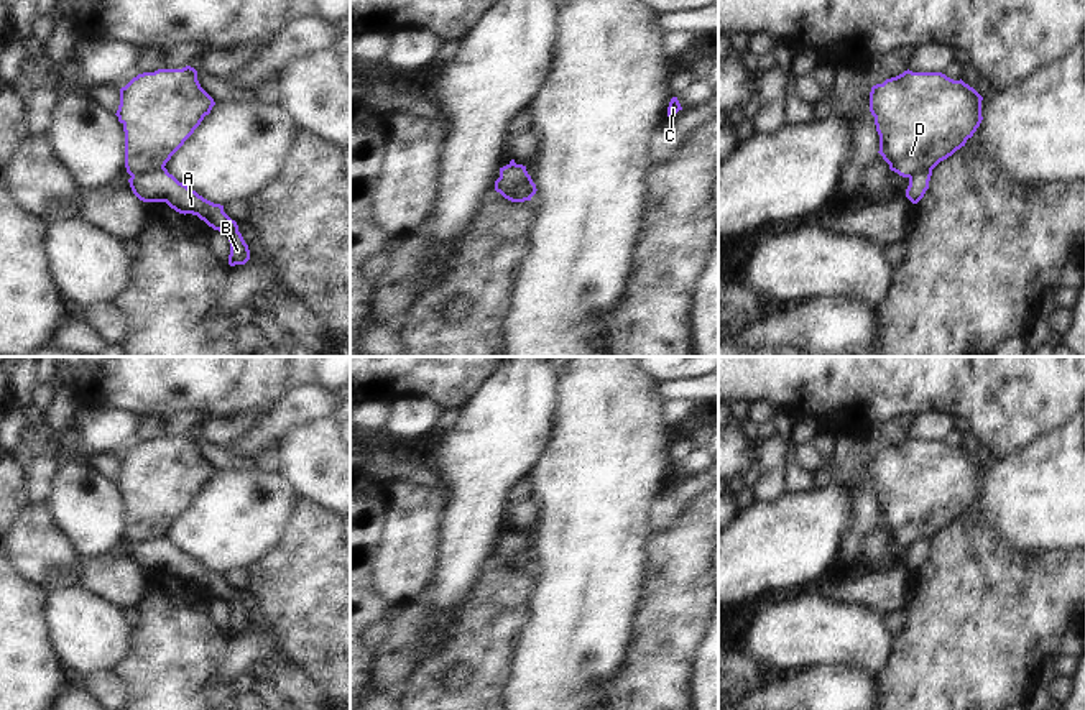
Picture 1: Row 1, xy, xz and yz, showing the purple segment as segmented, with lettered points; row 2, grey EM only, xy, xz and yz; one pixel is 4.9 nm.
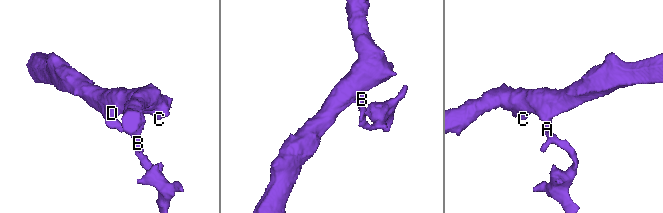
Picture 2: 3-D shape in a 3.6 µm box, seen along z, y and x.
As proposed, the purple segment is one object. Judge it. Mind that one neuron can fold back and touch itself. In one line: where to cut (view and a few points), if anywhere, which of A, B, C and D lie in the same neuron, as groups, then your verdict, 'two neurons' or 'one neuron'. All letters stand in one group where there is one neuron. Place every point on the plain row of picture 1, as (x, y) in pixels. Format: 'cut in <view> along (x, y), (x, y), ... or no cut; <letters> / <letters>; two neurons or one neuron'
cut in xy along (163, 534), (132, 544); A B / C D; two neurons

